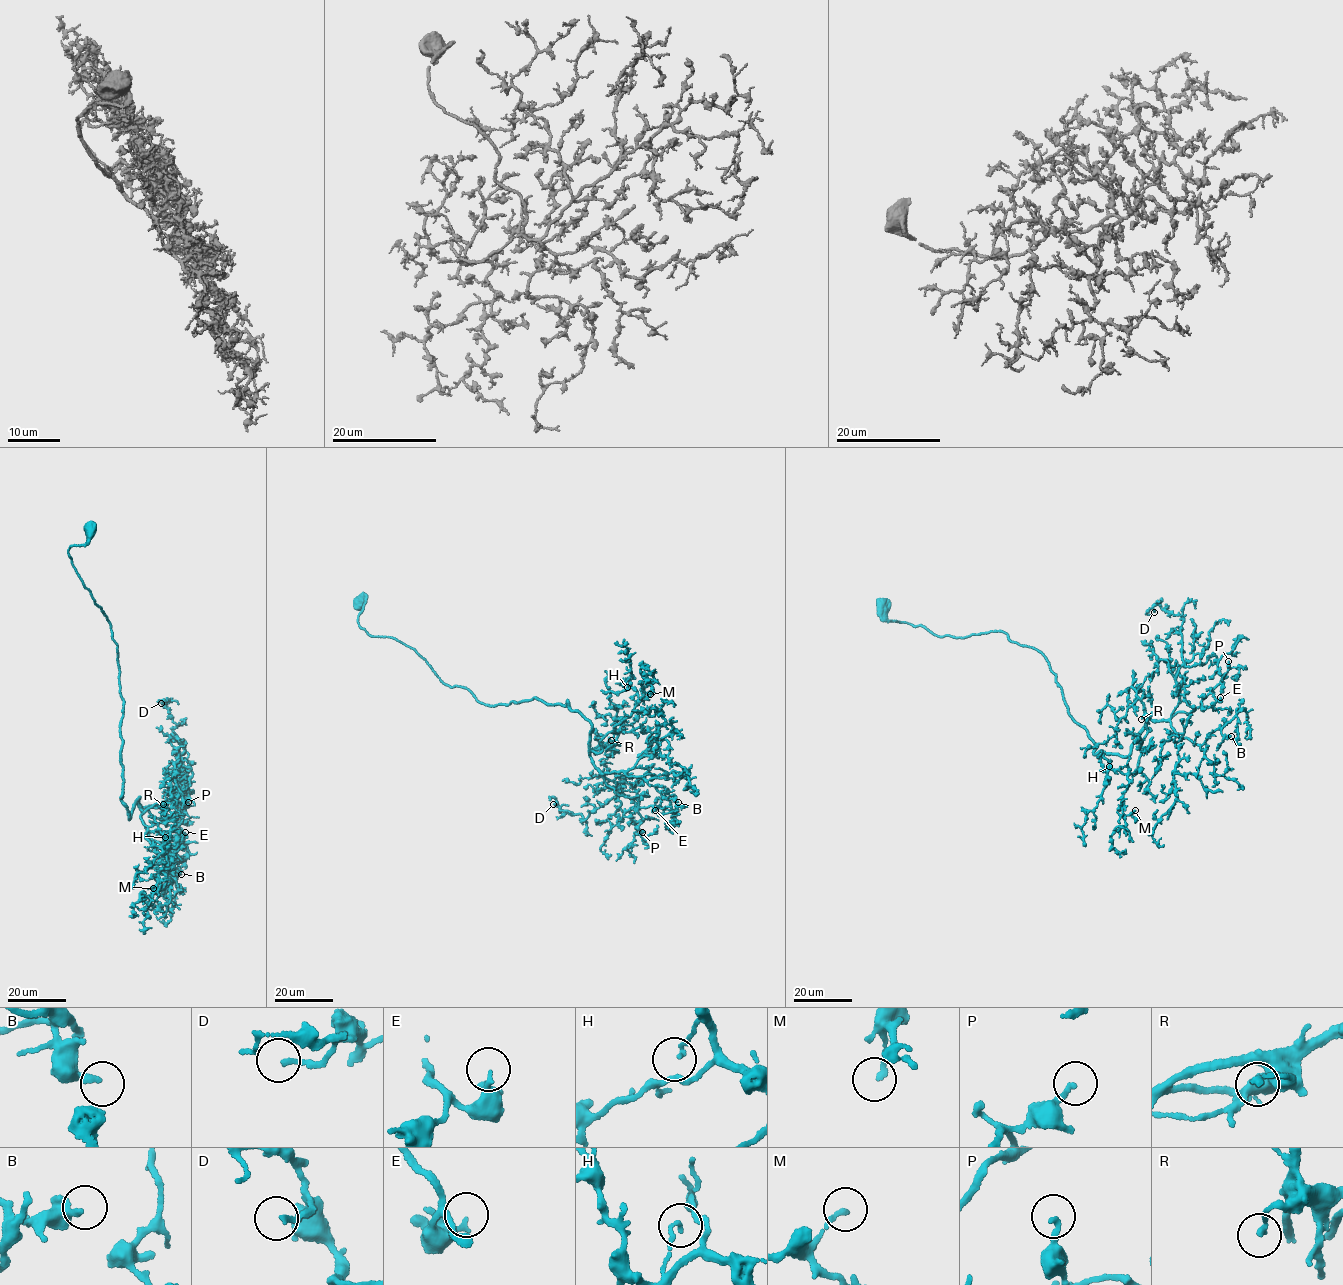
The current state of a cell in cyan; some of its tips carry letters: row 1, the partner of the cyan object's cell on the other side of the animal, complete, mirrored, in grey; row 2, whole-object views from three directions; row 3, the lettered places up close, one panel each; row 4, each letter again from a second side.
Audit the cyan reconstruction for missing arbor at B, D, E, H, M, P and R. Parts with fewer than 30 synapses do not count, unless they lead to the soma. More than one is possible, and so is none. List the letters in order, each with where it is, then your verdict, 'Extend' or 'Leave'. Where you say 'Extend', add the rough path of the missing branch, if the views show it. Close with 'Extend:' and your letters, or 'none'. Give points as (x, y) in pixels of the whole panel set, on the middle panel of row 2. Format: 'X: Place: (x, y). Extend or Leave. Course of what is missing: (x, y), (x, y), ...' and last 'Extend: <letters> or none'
B: Place: (678, 802). Leave
D: Place: (553, 804). Leave
E: Place: (655, 810). Leave
H: Place: (627, 687). Leave
M: Place: (650, 694). Leave
P: Place: (642, 832). Leave
R: Place: (611, 740). Leave
Extend: none

